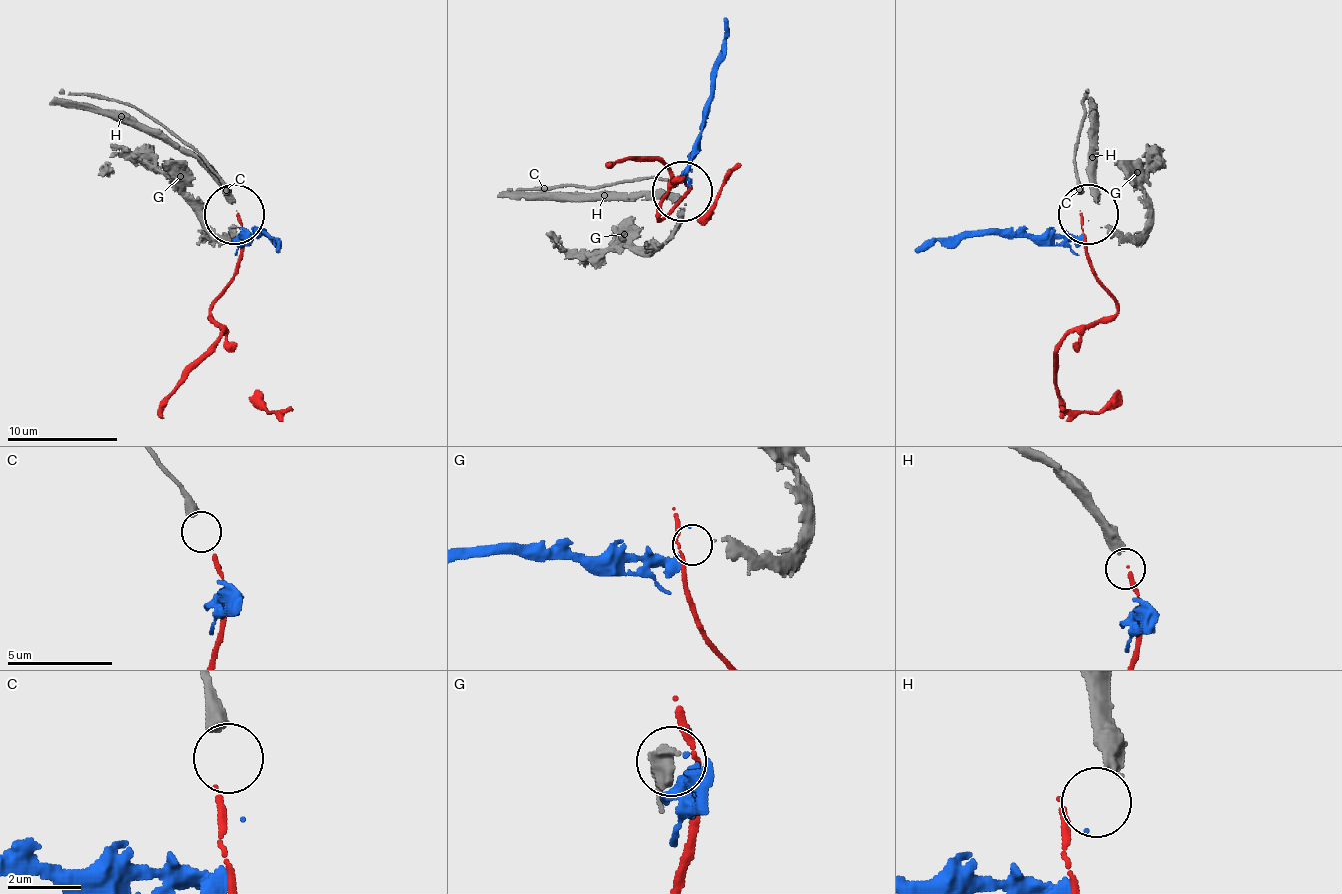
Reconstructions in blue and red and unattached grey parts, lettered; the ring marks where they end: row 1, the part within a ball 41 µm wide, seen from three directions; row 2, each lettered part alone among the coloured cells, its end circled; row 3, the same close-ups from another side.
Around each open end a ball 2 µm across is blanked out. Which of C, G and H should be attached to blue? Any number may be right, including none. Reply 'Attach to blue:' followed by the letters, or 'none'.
Attach to blue: H

